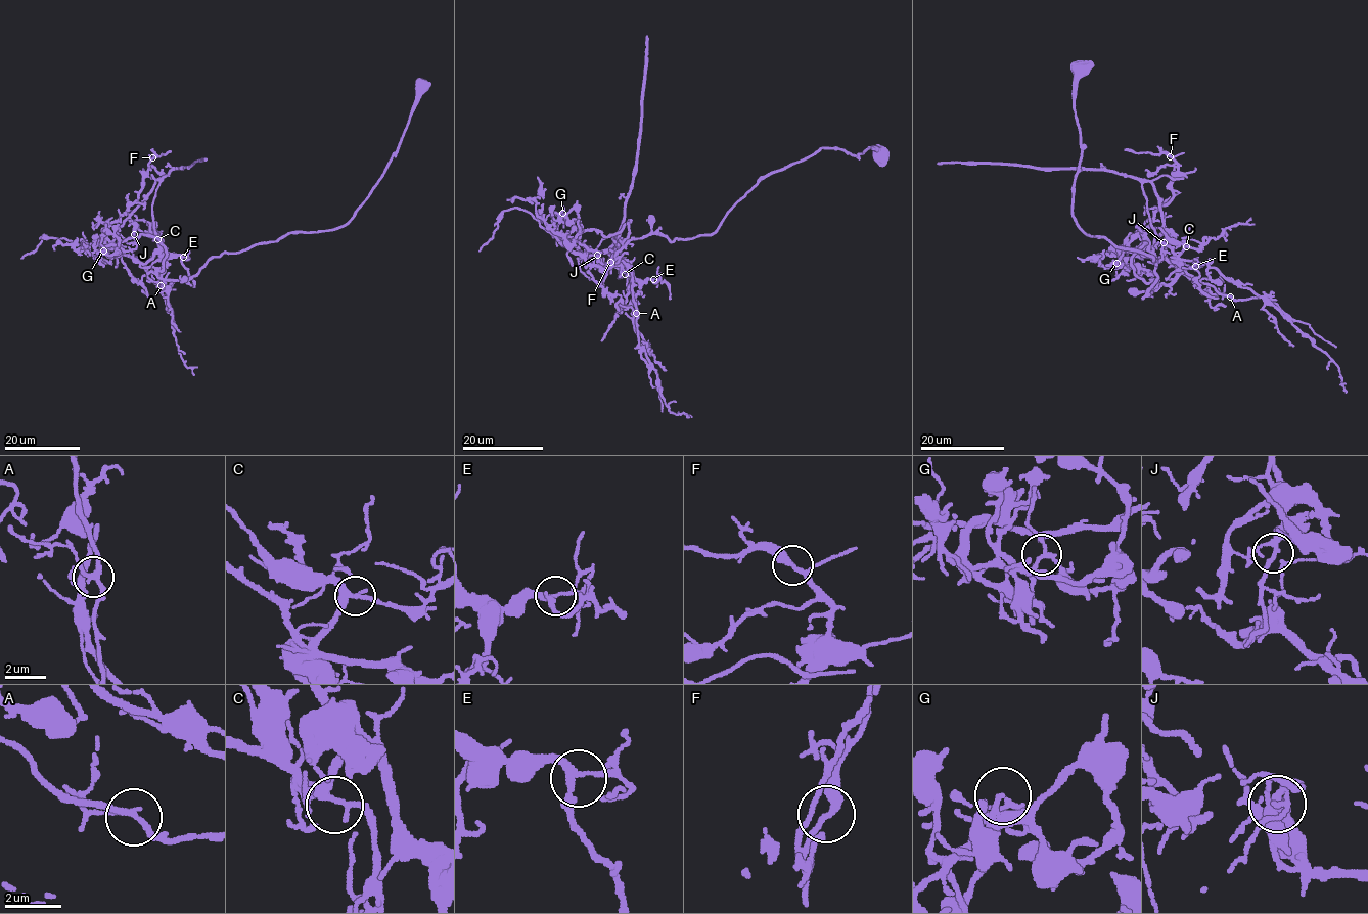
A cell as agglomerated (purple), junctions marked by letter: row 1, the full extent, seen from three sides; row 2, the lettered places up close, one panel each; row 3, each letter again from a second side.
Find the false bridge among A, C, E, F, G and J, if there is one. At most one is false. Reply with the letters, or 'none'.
G

